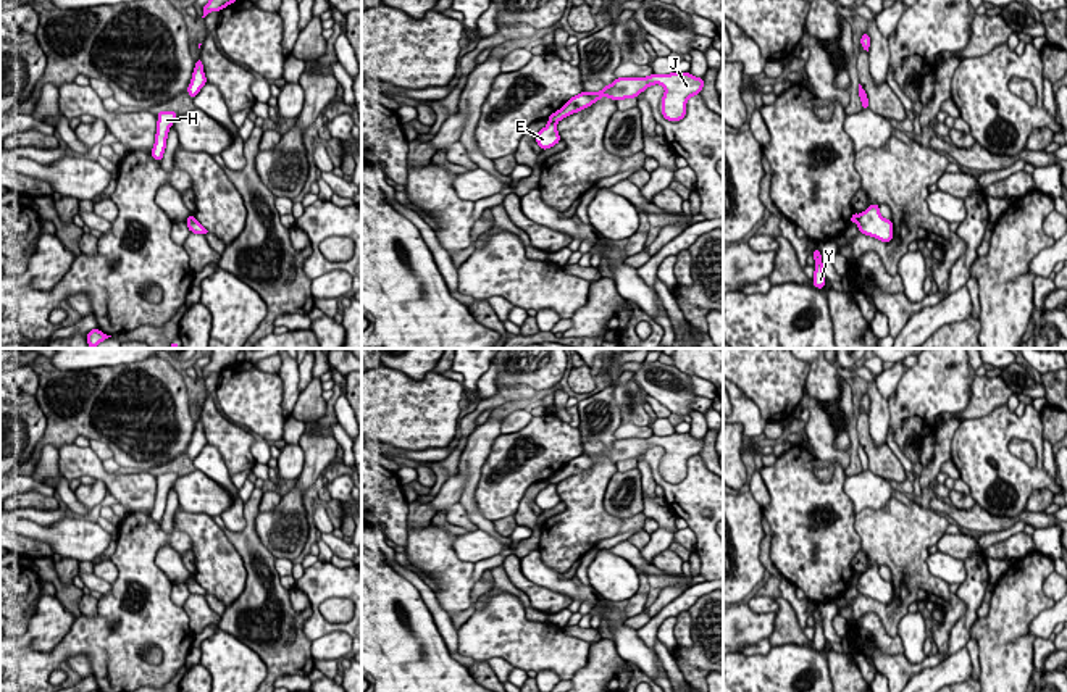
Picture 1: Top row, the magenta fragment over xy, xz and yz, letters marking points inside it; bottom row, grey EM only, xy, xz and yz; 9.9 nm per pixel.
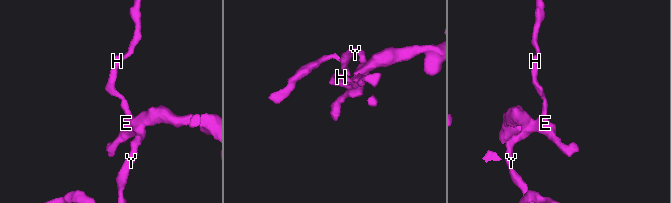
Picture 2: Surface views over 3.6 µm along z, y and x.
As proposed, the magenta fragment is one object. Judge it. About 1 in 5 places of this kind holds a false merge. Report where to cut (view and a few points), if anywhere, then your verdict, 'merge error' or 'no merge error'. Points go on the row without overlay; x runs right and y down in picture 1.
xz (549, 483), (556, 484) | merge error

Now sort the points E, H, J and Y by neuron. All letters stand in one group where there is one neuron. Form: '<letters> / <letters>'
E H Y / J

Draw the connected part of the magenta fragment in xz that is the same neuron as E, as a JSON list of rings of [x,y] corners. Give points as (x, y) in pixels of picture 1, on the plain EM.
[[[549,484],[546,489],[542,489],[536,497],[536,505],[542,510],[552,510],[555,505],[559,505],[562,500],[557,494],[557,484]]]

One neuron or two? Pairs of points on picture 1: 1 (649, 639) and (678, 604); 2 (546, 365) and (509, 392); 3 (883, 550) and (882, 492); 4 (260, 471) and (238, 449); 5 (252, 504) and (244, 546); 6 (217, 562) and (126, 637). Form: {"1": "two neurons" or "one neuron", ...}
{"1": "one neuron", "2": "two neurons", "3": "two neurons", "4": "two neurons", "5": "one neuron", "6": "two neurons"}

